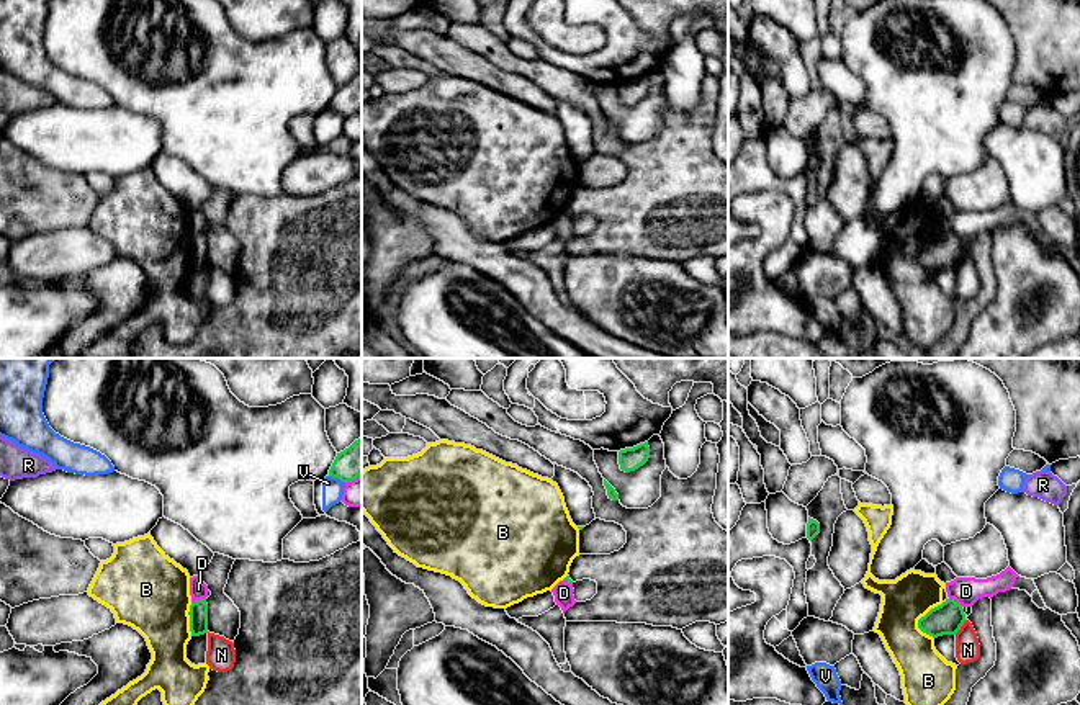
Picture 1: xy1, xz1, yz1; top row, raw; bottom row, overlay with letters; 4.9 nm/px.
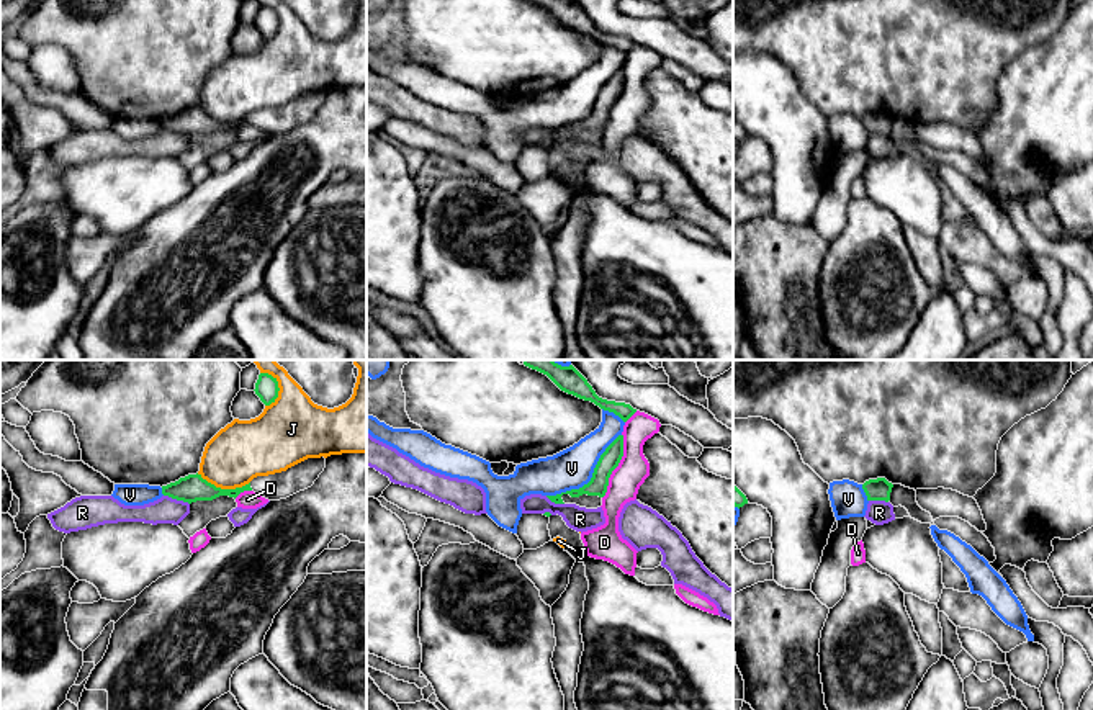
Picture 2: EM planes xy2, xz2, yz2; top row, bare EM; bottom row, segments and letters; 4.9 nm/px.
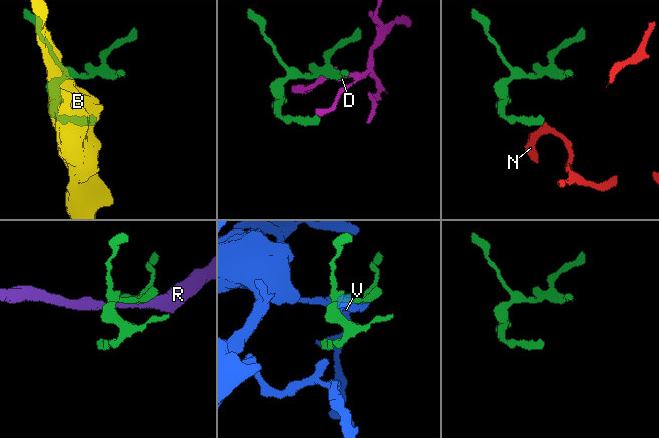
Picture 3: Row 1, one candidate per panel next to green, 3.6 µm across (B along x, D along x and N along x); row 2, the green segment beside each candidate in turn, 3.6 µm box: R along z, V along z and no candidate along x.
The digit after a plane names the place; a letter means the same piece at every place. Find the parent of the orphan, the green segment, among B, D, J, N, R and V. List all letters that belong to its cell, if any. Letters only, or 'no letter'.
no letter

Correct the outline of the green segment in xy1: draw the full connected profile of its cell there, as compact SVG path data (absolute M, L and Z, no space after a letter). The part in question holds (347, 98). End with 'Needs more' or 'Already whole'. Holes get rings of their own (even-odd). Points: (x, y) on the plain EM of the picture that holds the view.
M362 70L355 74L349 82L337 87L329 110L350 116L362 110Z. Already whole

